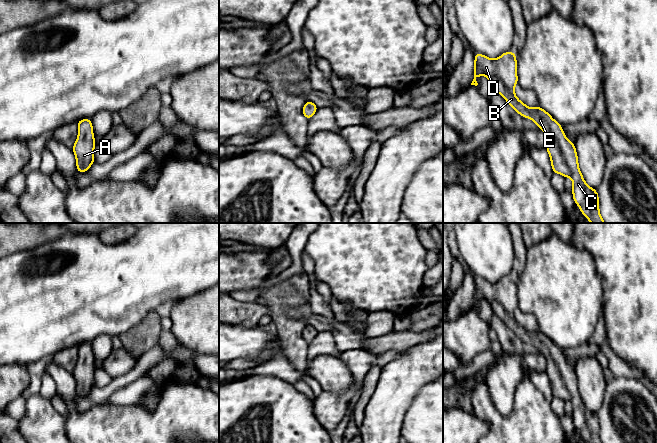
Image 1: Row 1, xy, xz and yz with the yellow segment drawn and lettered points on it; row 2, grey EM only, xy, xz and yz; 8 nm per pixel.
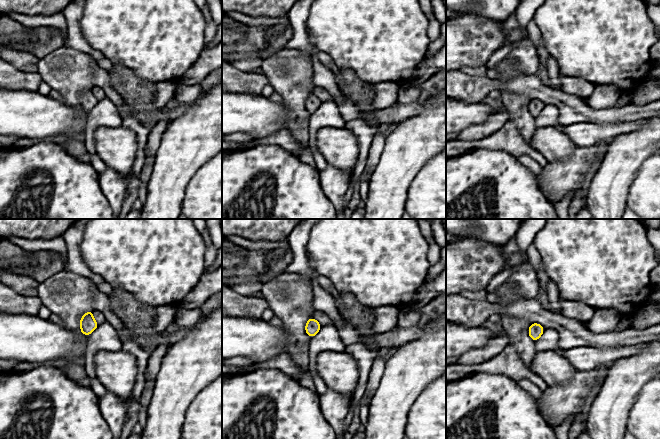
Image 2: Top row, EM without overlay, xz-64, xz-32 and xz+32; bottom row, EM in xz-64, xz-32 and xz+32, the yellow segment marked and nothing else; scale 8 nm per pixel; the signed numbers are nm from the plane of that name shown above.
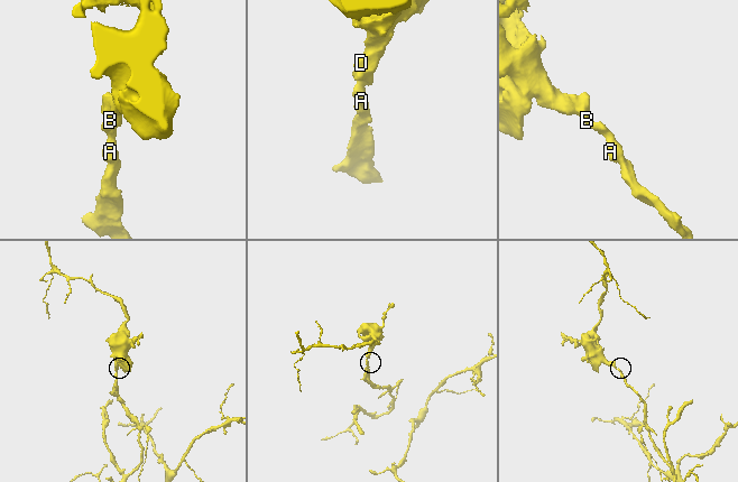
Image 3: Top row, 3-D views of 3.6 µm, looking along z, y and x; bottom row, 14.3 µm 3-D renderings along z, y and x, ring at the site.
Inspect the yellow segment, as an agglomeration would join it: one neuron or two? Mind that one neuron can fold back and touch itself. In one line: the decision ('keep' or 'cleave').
keep

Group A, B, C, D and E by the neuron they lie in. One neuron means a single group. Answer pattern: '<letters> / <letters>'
A B C D E

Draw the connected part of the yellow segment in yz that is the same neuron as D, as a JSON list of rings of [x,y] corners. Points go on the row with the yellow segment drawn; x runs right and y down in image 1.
[[[509,51],[503,53],[497,59],[490,59],[483,54],[475,53],[474,59],[474,79],[471,85],[477,86],[478,83],[476,81],[476,77],[485,75],[491,82],[493,89],[498,92],[518,114],[522,115],[525,118],[532,119],[533,122],[546,133],[546,149],[550,156],[552,171],[554,173],[561,174],[564,177],[570,177],[572,179],[573,199],[579,206],[582,214],[591,223],[605,223],[605,221],[600,216],[597,190],[589,187],[584,181],[584,178],[578,166],[578,156],[576,154],[575,145],[566,138],[564,132],[562,131],[562,125],[556,122],[544,109],[540,108],[539,106],[530,108],[516,97],[514,92],[514,87],[518,83],[516,54],[512,51]]]

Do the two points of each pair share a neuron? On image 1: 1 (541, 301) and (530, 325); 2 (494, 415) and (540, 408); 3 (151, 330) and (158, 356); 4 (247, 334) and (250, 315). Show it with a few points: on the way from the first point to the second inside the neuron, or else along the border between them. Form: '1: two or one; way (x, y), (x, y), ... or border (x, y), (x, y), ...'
1: two; border (517, 307), (524, 312), (530, 312), (539, 329)
2: one; way (505, 420), (529, 419)
3: two; border (158, 343), (137, 359)
4: two; border (229, 323), (245, 326), (258, 325)

